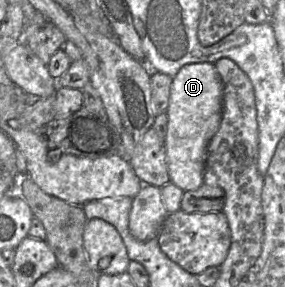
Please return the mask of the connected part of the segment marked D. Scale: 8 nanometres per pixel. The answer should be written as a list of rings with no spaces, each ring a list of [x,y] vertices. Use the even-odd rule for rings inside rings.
[[[214,63],[184,65],[173,77],[166,110],[168,123],[164,137],[170,182],[184,192],[203,184],[207,147],[222,118],[223,84]]]

